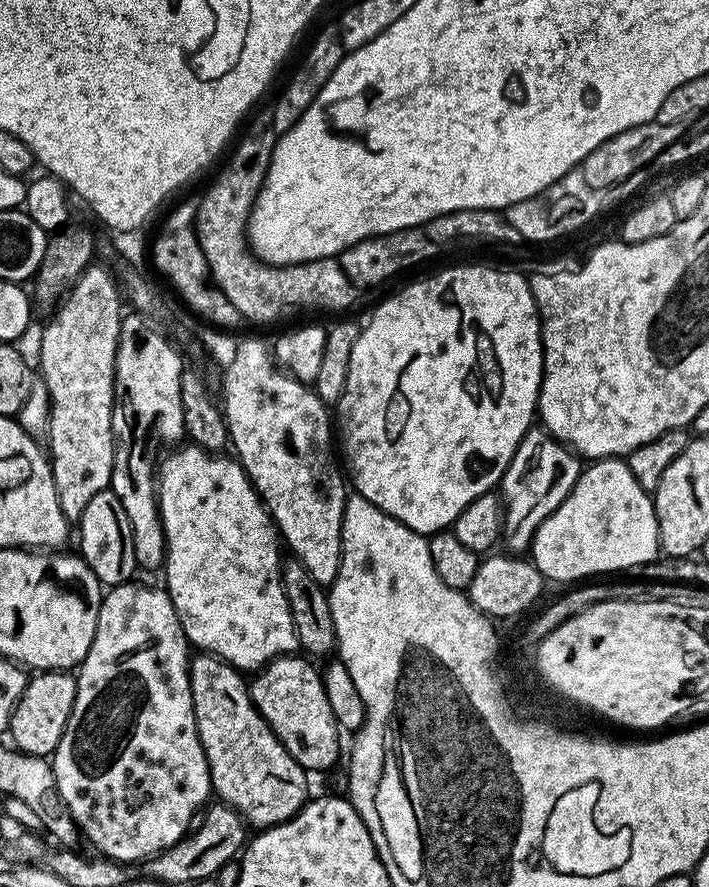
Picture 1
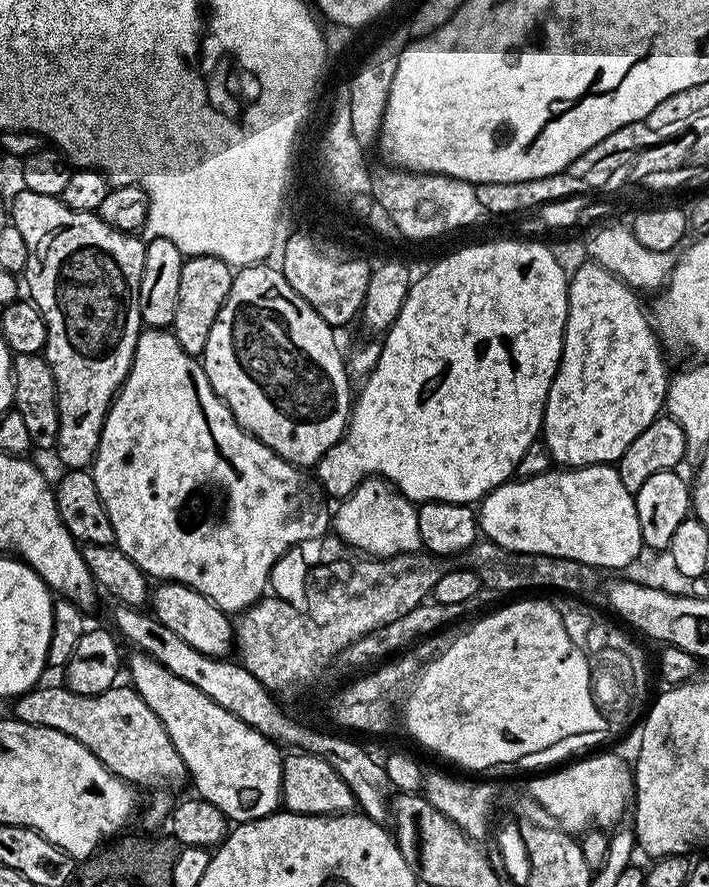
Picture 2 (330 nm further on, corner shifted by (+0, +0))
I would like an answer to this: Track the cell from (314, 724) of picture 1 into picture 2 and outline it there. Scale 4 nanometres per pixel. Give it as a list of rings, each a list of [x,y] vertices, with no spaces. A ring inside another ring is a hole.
[[[157,583],[150,596],[150,608],[157,620],[170,626],[170,630],[174,630],[174,634],[178,634],[178,638],[182,638],[182,642],[194,646],[194,650],[207,656],[221,658],[227,657],[233,651],[234,624],[229,613],[222,611],[210,598],[198,594],[198,590],[185,584]]]

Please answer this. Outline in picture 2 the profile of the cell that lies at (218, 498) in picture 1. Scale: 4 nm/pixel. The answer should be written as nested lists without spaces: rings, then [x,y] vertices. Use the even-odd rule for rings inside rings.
[[[145,327],[141,331],[128,377],[124,379],[124,385],[108,408],[90,471],[94,478],[94,486],[98,486],[98,494],[106,506],[106,514],[110,514],[110,526],[114,526],[115,547],[123,550],[126,558],[134,561],[145,576],[157,576],[155,579],[160,582],[190,586],[198,590],[198,594],[213,600],[222,611],[229,614],[247,611],[269,591],[271,568],[287,551],[307,545],[309,542],[319,541],[321,536],[327,536],[330,532],[330,504],[328,508],[329,501],[324,489],[320,487],[320,481],[305,469],[297,468],[295,464],[286,462],[286,458],[274,454],[270,446],[258,442],[258,438],[254,438],[246,430],[242,430],[242,426],[236,424],[234,414],[230,414],[226,402],[222,402],[222,398],[214,394],[204,373],[203,363],[197,357],[186,354],[186,350],[178,346],[178,338],[174,338],[170,330]]]

